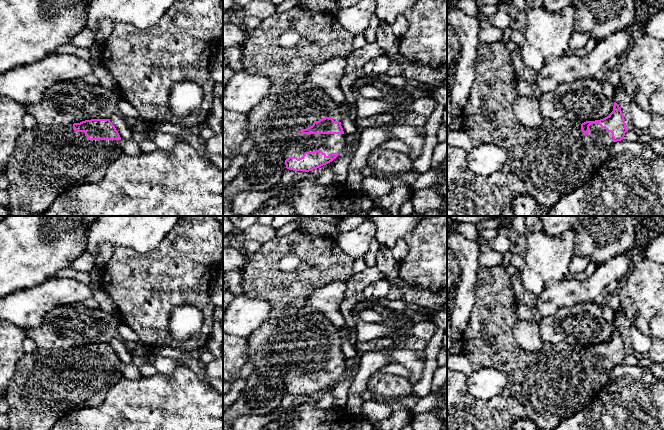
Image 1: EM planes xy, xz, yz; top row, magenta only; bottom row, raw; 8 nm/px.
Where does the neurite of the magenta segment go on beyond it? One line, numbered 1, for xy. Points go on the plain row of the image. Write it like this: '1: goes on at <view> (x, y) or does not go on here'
1: goes on at xy (47, 385)

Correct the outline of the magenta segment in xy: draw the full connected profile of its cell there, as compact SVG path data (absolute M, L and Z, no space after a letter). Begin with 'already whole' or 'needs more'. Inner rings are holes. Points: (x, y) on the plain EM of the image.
needs more; M91 343L57 351L36 349L25 353L16 364L15 374L10 379L5 394L9 407L6 414L9 430L50 430L71 410L99 406L110 388L121 378L121 361L110 343Z

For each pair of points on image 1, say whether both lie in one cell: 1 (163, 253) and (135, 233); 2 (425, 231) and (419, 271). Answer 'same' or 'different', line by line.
1: different
2: same

